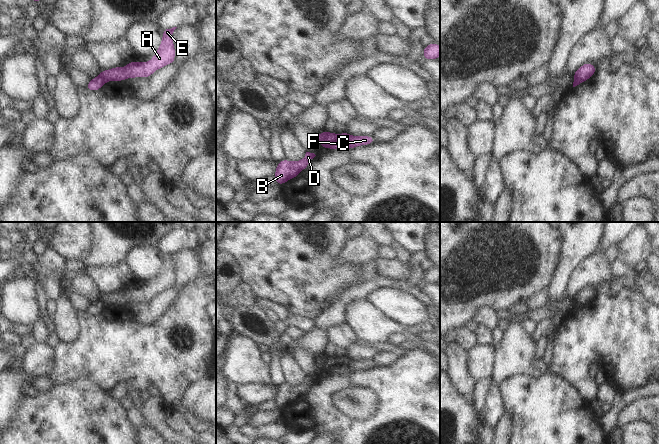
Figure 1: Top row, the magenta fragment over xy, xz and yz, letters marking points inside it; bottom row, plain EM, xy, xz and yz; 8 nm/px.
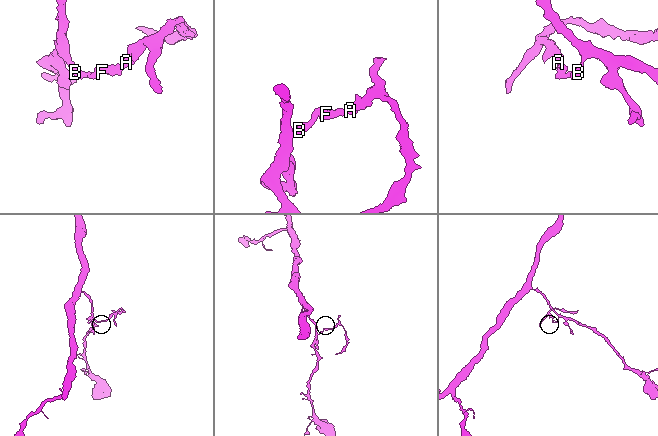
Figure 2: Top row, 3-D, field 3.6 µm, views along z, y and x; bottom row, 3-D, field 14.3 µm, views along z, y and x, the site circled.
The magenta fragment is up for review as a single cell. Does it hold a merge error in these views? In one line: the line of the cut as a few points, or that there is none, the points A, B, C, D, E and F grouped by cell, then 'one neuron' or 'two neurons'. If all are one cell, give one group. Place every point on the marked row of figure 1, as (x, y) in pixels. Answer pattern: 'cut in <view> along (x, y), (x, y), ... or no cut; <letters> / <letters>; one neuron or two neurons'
cut in xz along (327, 132), (321, 144); A C E F / B D; two neurons

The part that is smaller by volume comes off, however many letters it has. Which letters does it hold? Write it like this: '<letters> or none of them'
A, C, E, F

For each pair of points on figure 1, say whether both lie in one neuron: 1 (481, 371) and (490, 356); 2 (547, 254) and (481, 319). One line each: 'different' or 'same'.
1: same
2: different

